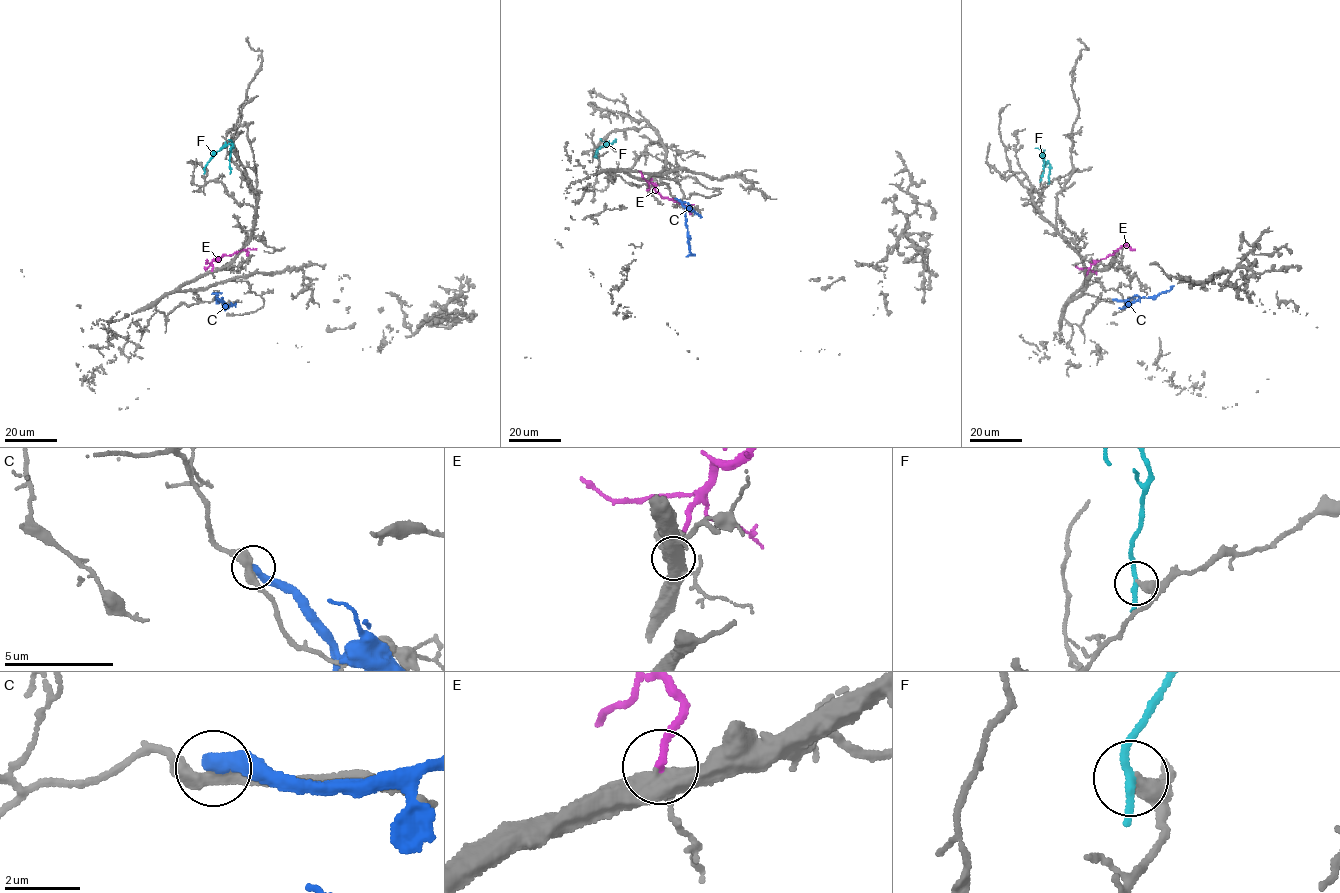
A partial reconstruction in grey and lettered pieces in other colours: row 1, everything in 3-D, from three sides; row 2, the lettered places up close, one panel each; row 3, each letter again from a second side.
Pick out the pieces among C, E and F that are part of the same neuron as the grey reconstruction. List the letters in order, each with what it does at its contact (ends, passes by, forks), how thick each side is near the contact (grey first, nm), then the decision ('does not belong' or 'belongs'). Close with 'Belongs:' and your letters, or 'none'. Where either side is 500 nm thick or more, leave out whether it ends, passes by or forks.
C: it ends there; 400 nm thick on the grey side, 400 nm on the other; does not belong
E: it ends there; 400 nm thick on the grey side, 190 nm on the other; does not belong
F: it passes by; 420 nm thick on the grey side, 200 nm on the other; does not belong
Belongs: none

